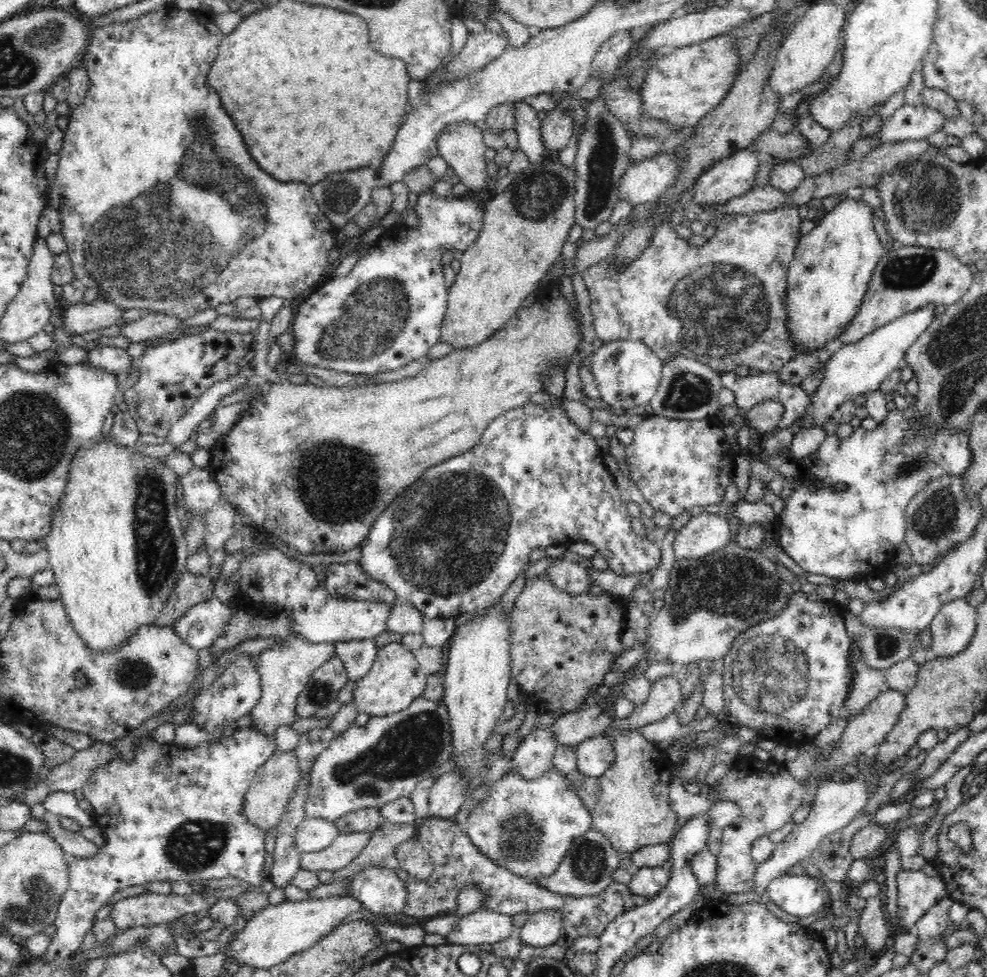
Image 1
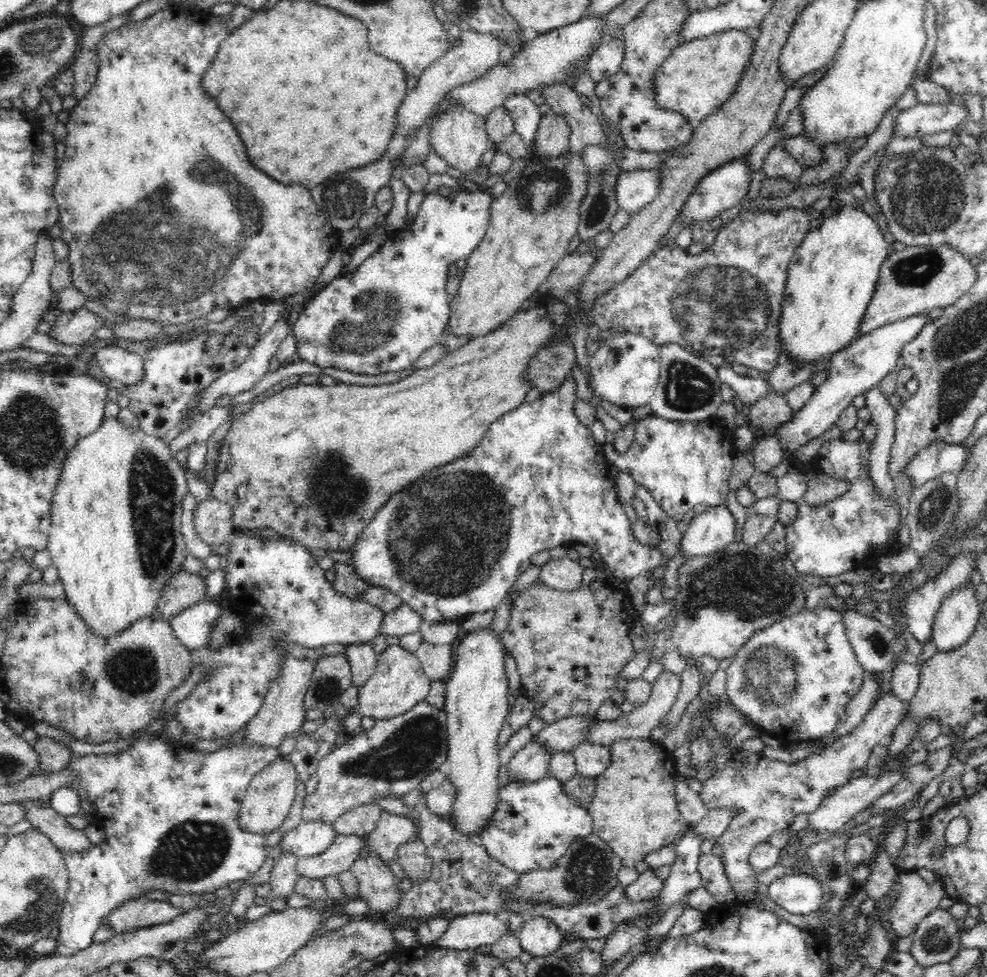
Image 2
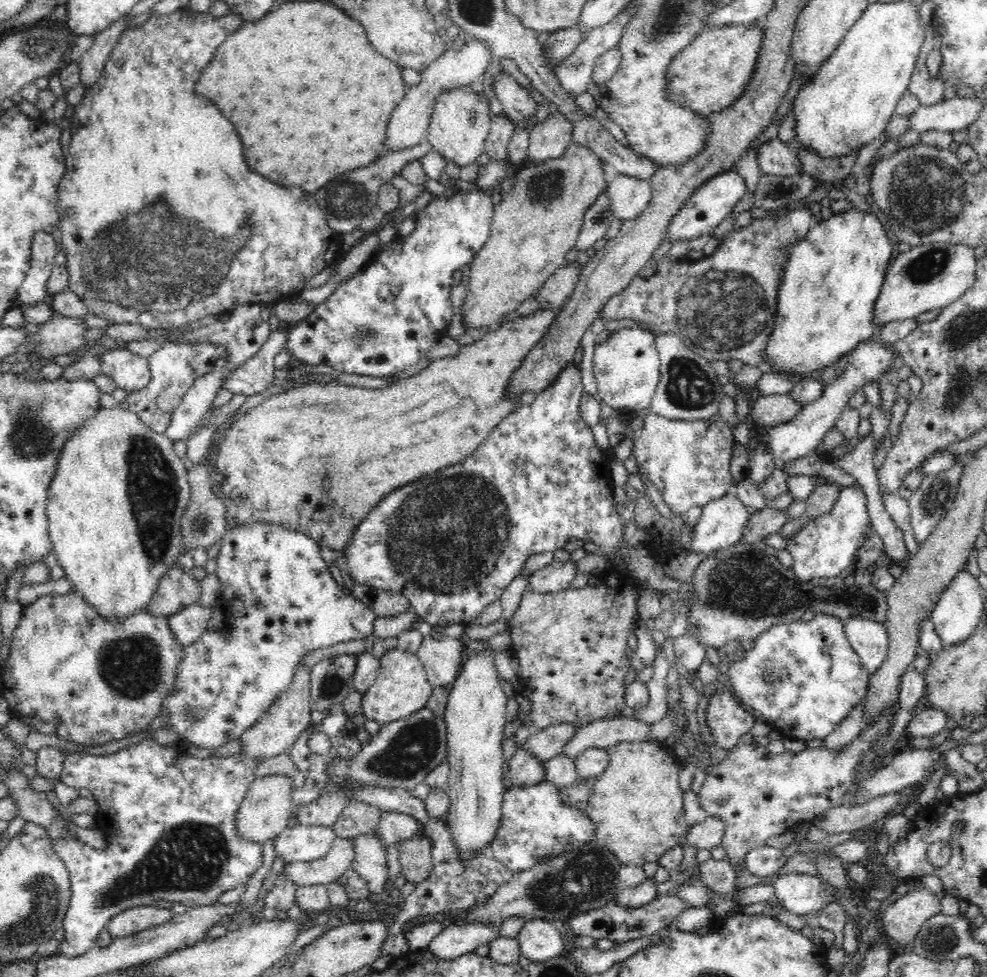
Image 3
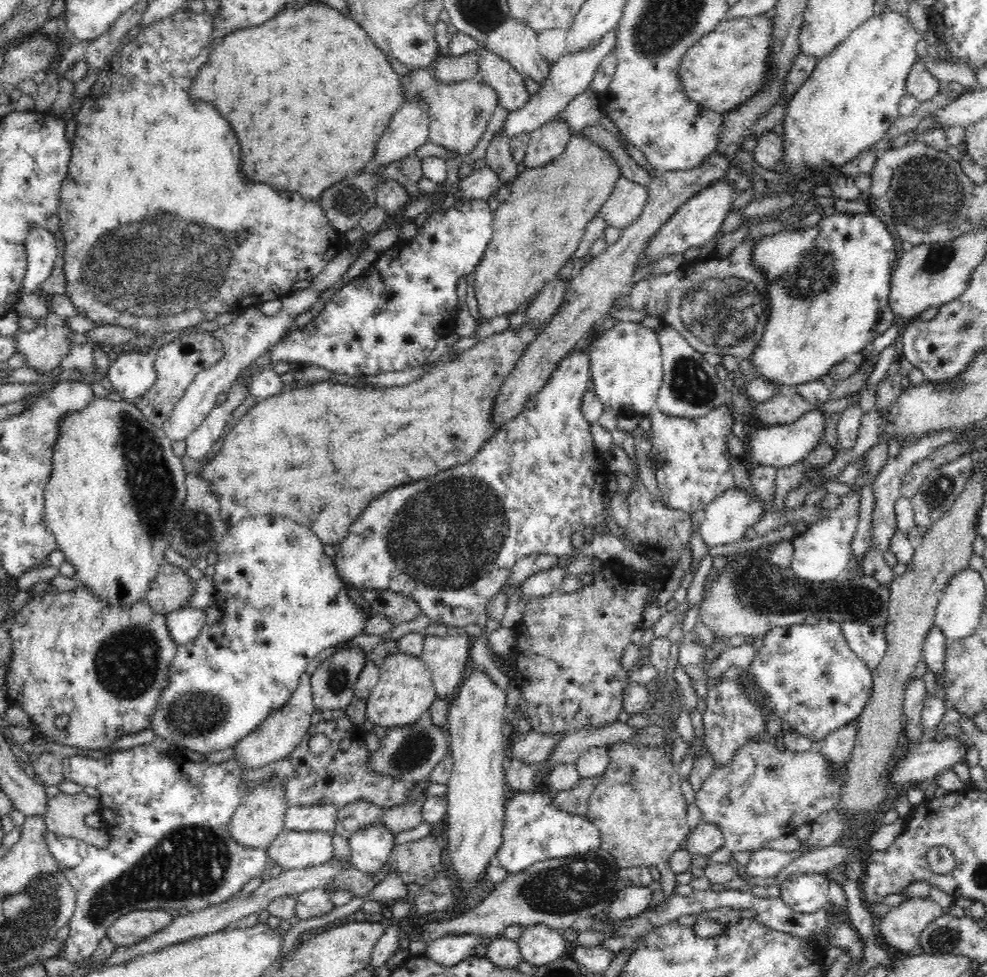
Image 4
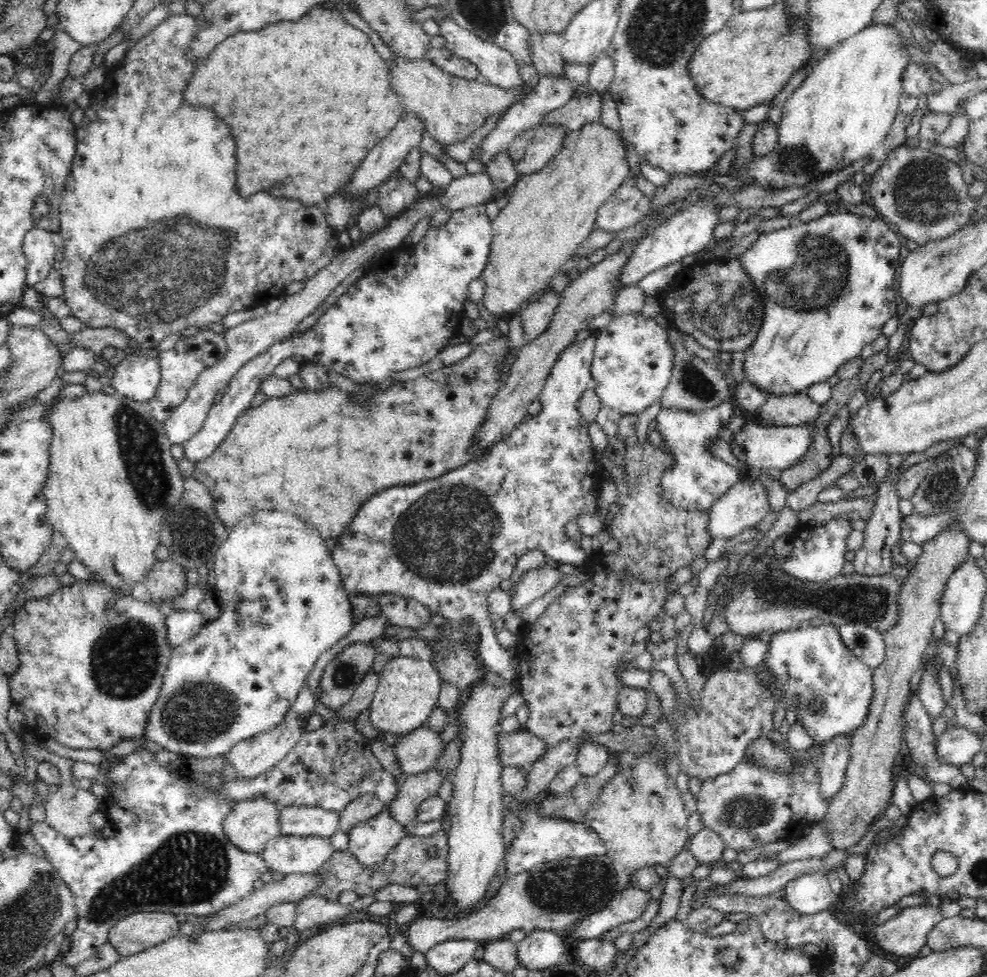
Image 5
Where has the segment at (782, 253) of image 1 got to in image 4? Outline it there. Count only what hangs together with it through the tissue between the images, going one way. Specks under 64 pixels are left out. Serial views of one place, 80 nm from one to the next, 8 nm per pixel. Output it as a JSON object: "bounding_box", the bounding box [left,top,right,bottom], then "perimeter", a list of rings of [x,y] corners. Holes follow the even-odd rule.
{"bounding_box":[613,238,770,361],"perimeter":[[[746,238],[728,257],[712,255],[706,260],[693,260],[678,266],[677,270],[670,270],[669,274],[644,277],[640,282],[636,282],[633,288],[620,295],[613,307],[644,312],[645,316],[656,316],[664,327],[669,326],[677,330],[699,354],[710,353],[720,357],[732,355],[752,361],[754,352],[764,336],[764,328],[761,327],[768,324],[770,318],[767,288],[769,280],[765,278],[765,272],[757,267],[753,258],[753,251],[758,244],[758,241],[751,242]]]}

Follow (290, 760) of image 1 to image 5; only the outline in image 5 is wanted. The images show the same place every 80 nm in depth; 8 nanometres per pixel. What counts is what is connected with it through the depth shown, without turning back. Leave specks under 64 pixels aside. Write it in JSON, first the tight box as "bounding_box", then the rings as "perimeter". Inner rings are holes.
{"bounding_box":[224,795,280,853],"perimeter":[[[264,795],[237,802],[224,820],[227,838],[238,849],[262,853],[280,834],[279,808]]]}

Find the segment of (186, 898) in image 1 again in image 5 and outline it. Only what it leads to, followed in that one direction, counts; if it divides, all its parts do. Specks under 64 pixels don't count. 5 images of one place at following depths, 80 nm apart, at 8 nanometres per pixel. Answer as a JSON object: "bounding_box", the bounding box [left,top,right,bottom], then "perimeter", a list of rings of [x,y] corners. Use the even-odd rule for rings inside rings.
{"bounding_box":[108,911,180,958],"perimeter":[[[138,911],[136,914],[129,914],[116,921],[116,924],[109,930],[108,942],[116,948],[121,958],[126,958],[178,936],[179,926],[180,923],[173,914]]]}

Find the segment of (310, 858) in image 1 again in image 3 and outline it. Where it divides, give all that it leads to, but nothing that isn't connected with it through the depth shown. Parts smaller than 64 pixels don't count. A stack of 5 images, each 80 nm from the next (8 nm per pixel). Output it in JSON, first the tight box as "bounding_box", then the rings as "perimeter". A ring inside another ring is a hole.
{"bounding_box":[284,838,355,887],"perimeter":[[[339,838],[334,840],[332,849],[326,856],[316,861],[300,861],[285,867],[284,873],[297,887],[330,884],[351,869],[354,860],[355,840]]]}

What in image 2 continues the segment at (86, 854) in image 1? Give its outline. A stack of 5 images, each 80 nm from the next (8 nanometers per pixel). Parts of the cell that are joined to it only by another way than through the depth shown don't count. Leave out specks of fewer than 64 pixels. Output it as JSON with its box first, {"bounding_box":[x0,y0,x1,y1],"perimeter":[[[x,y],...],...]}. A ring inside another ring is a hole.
{"bounding_box":[22,800,94,852],"perimeter":[[[28,800],[28,802],[22,802],[24,805],[24,818],[29,820],[34,829],[41,831],[47,838],[62,852],[82,852],[84,850],[90,850],[94,845],[90,842],[90,840],[86,837],[84,831],[80,831],[72,828],[72,826],[68,825],[68,821],[65,816],[58,814],[51,806],[42,807],[42,800],[36,800],[36,802],[32,802]]]}

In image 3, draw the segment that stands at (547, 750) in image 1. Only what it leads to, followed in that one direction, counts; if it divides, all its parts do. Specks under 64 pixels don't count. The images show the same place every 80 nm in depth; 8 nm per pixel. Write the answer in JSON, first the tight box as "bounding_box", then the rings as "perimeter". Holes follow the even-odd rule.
{"bounding_box":[506,749,545,787],"perimeter":[[[518,749],[506,762],[506,778],[510,784],[523,787],[545,781],[545,764],[528,750]]]}

